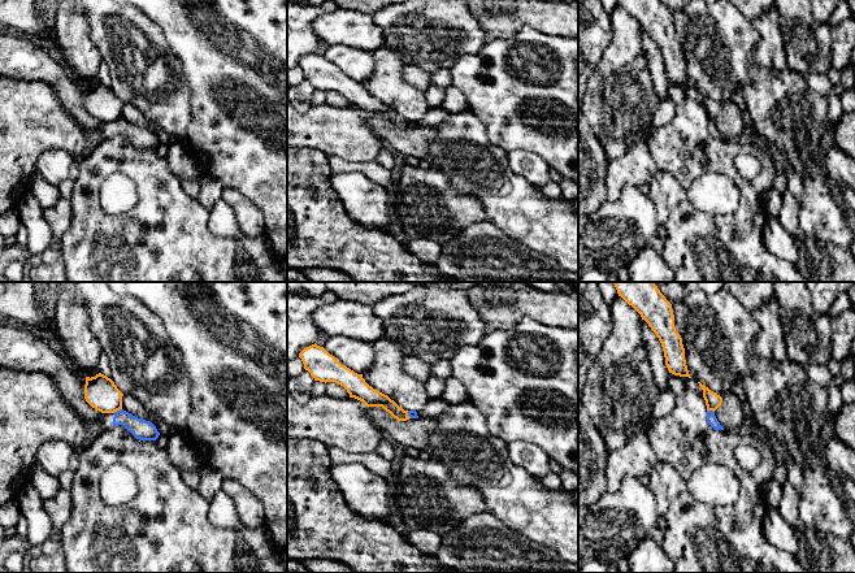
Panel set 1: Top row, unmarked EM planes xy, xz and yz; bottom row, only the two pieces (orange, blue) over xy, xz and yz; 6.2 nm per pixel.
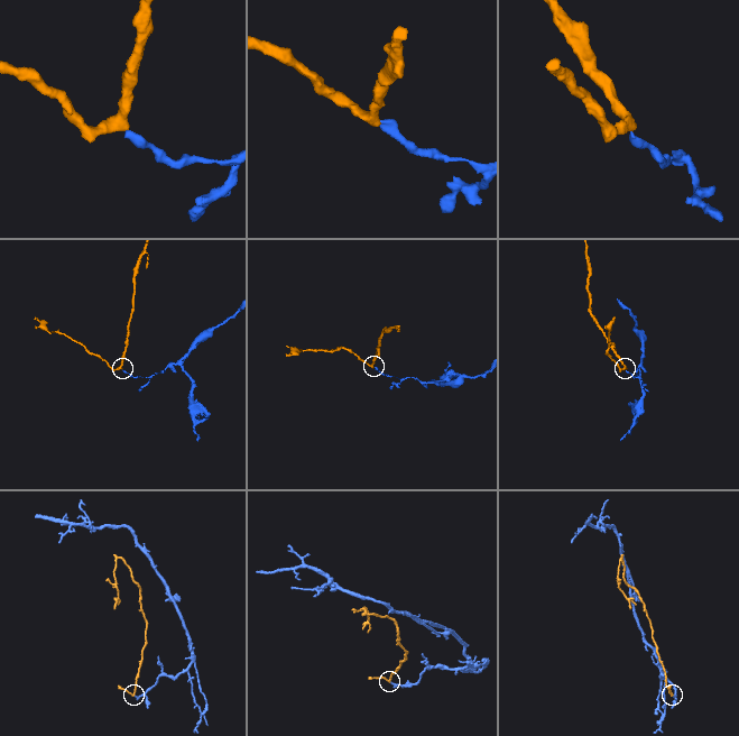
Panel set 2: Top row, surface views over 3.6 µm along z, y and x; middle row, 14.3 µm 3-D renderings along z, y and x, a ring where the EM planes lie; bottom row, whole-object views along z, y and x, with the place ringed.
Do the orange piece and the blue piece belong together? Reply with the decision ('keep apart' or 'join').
keep apart

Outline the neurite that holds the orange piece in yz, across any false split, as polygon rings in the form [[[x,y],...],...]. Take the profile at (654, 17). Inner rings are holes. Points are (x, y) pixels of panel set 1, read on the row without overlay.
[[[617,0],[659,47],[669,82],[690,86],[681,44],[674,36],[672,13],[660,0]]]

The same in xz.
[[[314,52],[304,57],[299,66],[304,73],[304,78],[311,82],[314,90],[325,92],[335,91],[347,99],[350,107],[363,110],[366,116],[382,116],[398,130],[411,127],[408,120],[404,120],[387,104],[369,95],[363,83],[357,83],[346,74],[342,74],[324,56]]]

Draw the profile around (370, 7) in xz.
[[[333,0],[339,8],[357,9],[368,14],[374,14],[377,10],[383,9],[390,4],[402,4],[407,0]]]

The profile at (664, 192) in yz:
[[[656,169],[652,181],[648,183],[648,197],[652,201],[656,218],[664,225],[678,201],[685,196],[676,179],[664,172]]]

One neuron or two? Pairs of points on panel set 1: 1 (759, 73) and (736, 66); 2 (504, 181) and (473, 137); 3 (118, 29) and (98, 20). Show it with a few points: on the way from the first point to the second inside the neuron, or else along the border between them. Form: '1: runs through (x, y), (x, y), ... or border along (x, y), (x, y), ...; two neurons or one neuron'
1: border along (752, 61), (749, 69), (749, 81), (740, 90); two neurons
2: runs through (494, 170), (473, 147); one neuron
3: runs through (113, 26), (107, 20), (103, 20); one neuron

